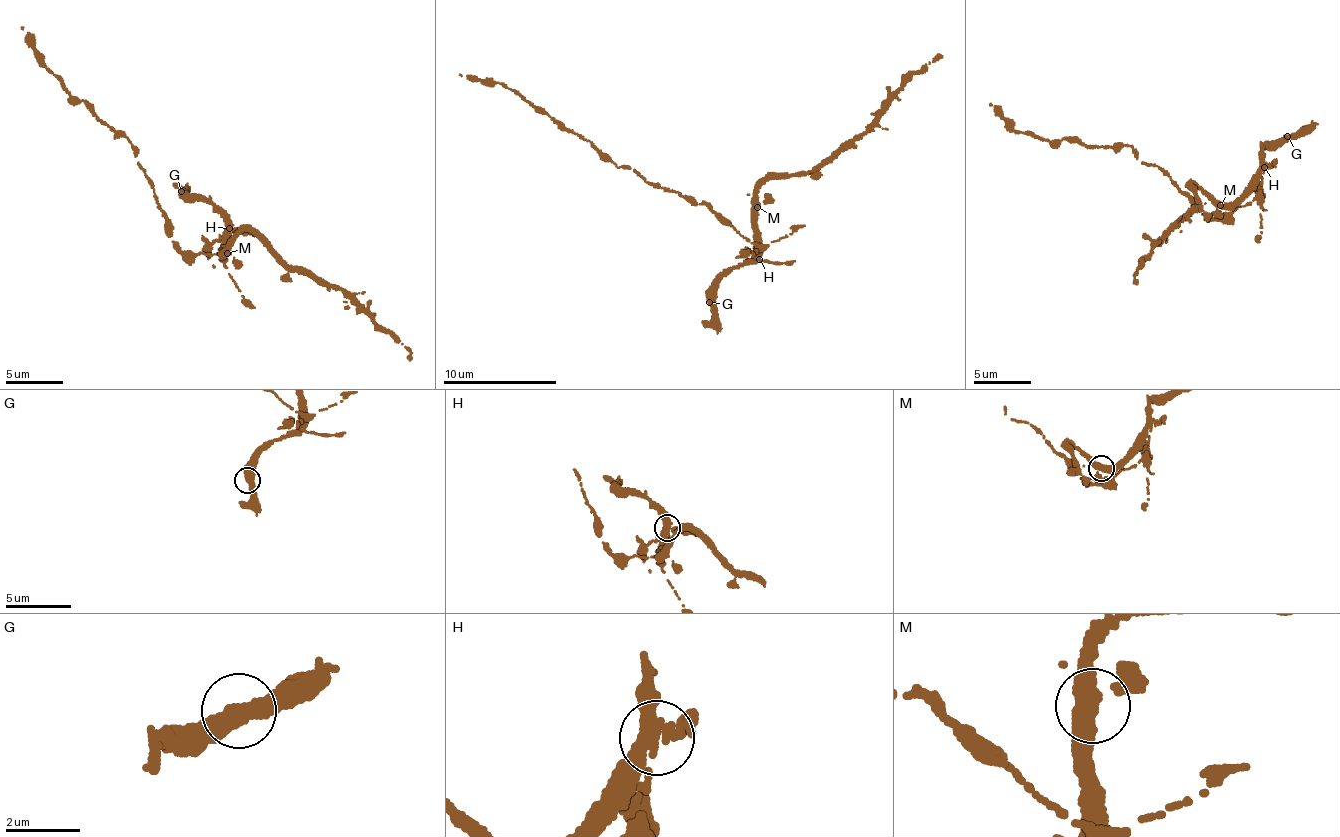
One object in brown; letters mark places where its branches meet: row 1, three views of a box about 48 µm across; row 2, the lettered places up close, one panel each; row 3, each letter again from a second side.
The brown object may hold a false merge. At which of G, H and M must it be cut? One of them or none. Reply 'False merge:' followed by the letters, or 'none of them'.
False merge: H

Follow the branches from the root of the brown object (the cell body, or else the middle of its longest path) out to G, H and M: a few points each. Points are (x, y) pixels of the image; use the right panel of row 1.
G: (1232, 212), (1257, 197), (1261, 149), (1287, 136)
H: (1232, 212), (1257, 197), (1256, 181), (1265, 167)
M: (1232, 212), (1257, 197), (1256, 189), (1244, 192), (1229, 206), (1220, 205)

